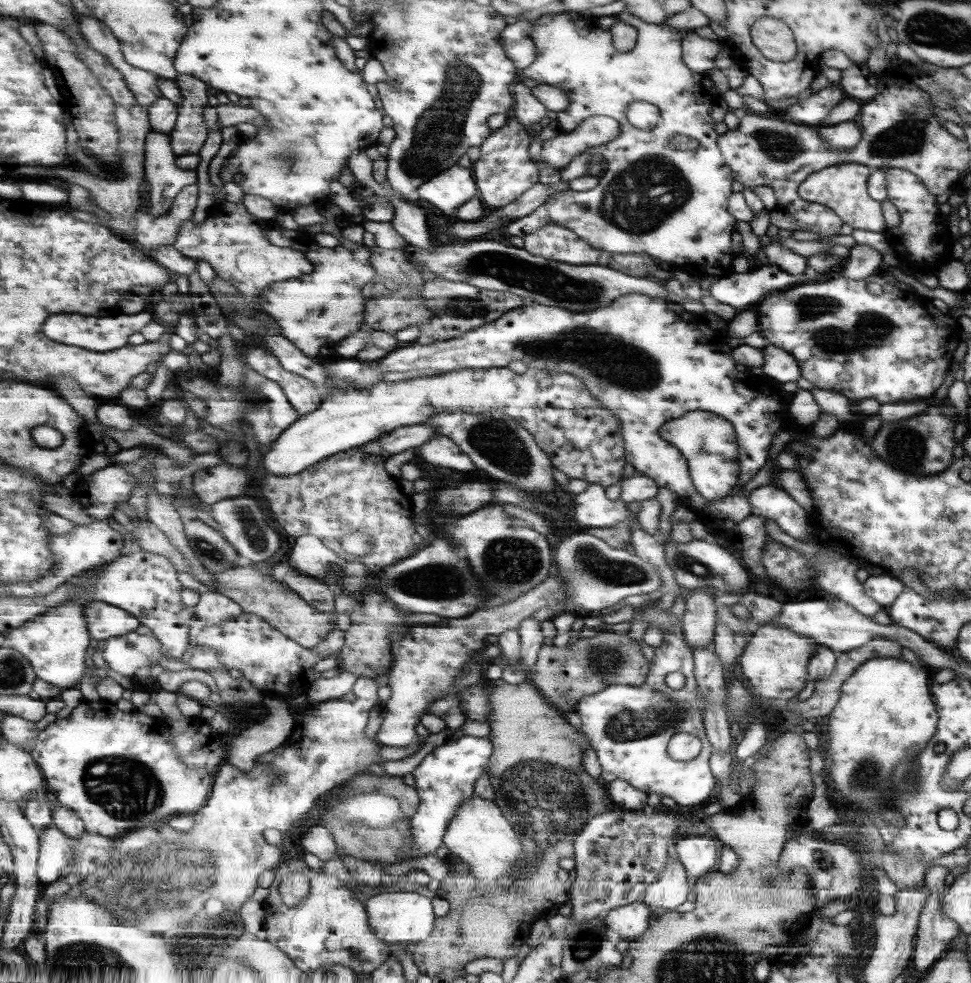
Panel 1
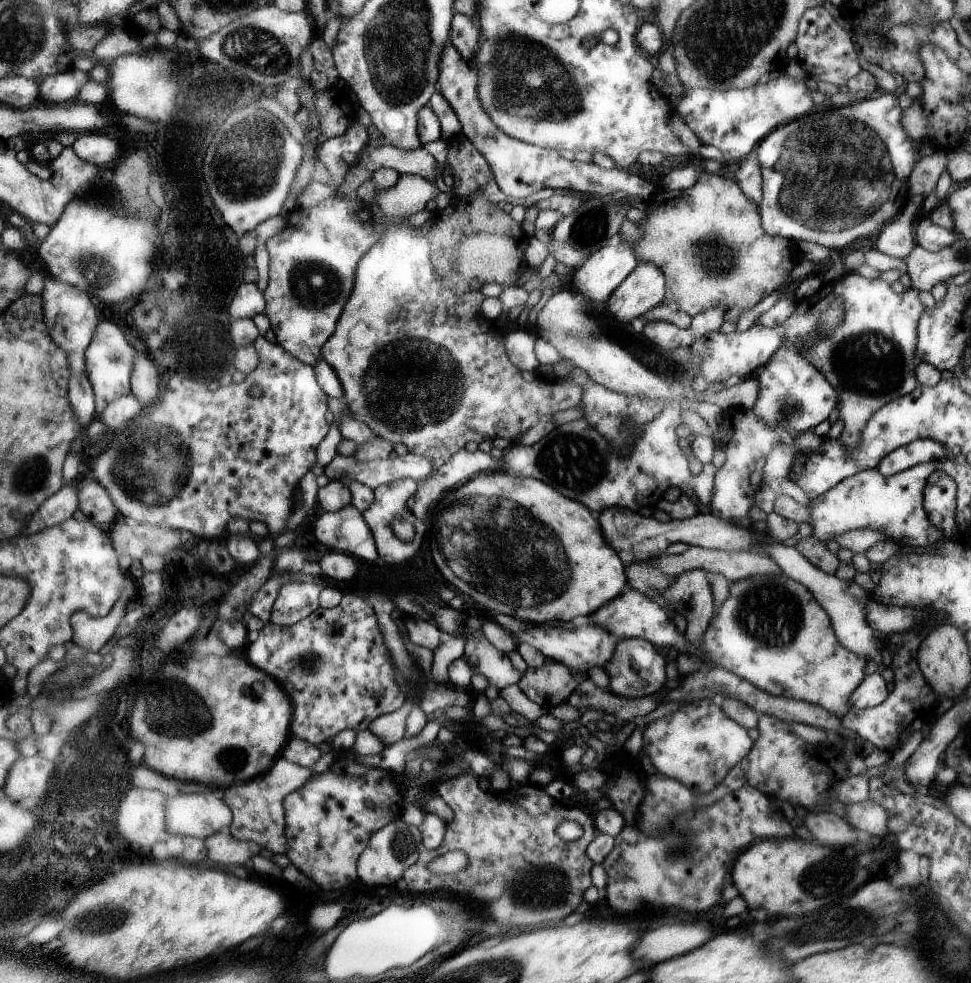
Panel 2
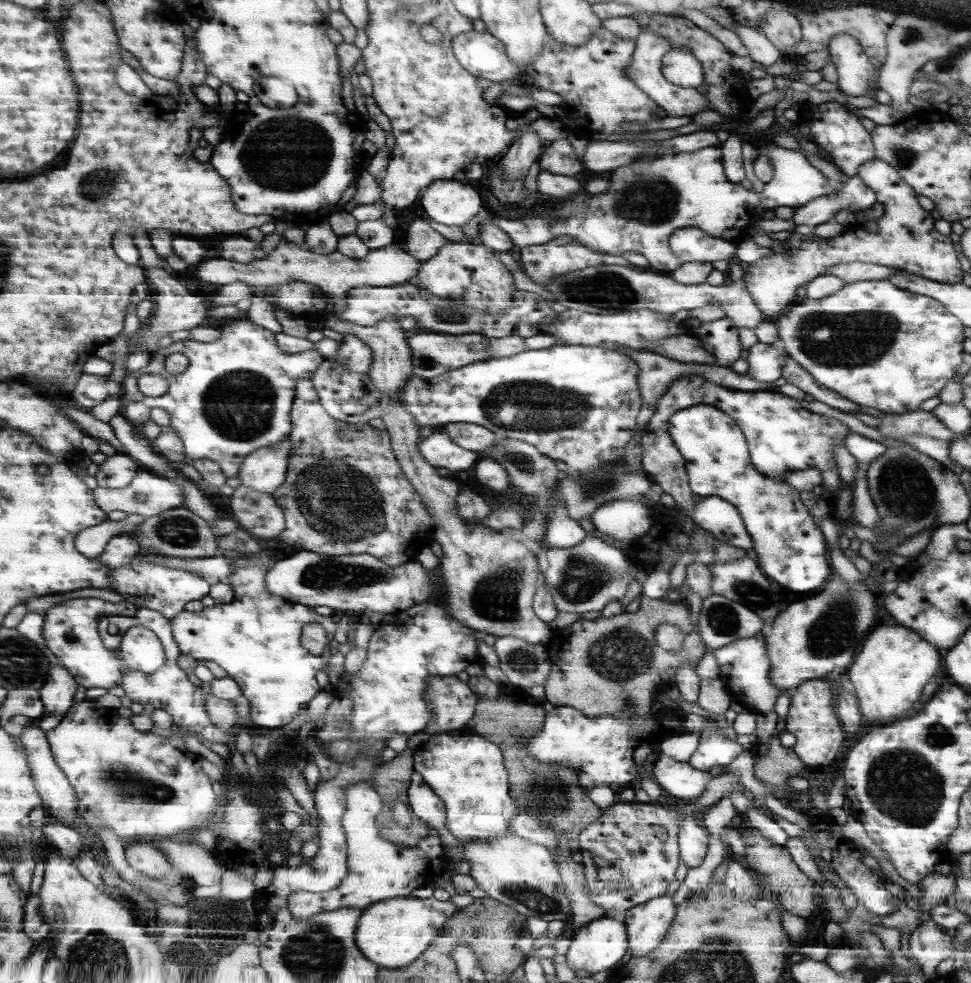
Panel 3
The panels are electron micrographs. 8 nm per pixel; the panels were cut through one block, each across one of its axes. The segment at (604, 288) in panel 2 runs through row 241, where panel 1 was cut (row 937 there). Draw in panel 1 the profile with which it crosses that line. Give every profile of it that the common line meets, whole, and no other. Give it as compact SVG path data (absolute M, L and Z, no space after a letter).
M637 900L631 904L619 906L617 910L611 910L603 918L603 922L609 928L607 932L613 936L613 940L633 942L635 938L641 938L649 930L651 914L653 910L643 900Z

